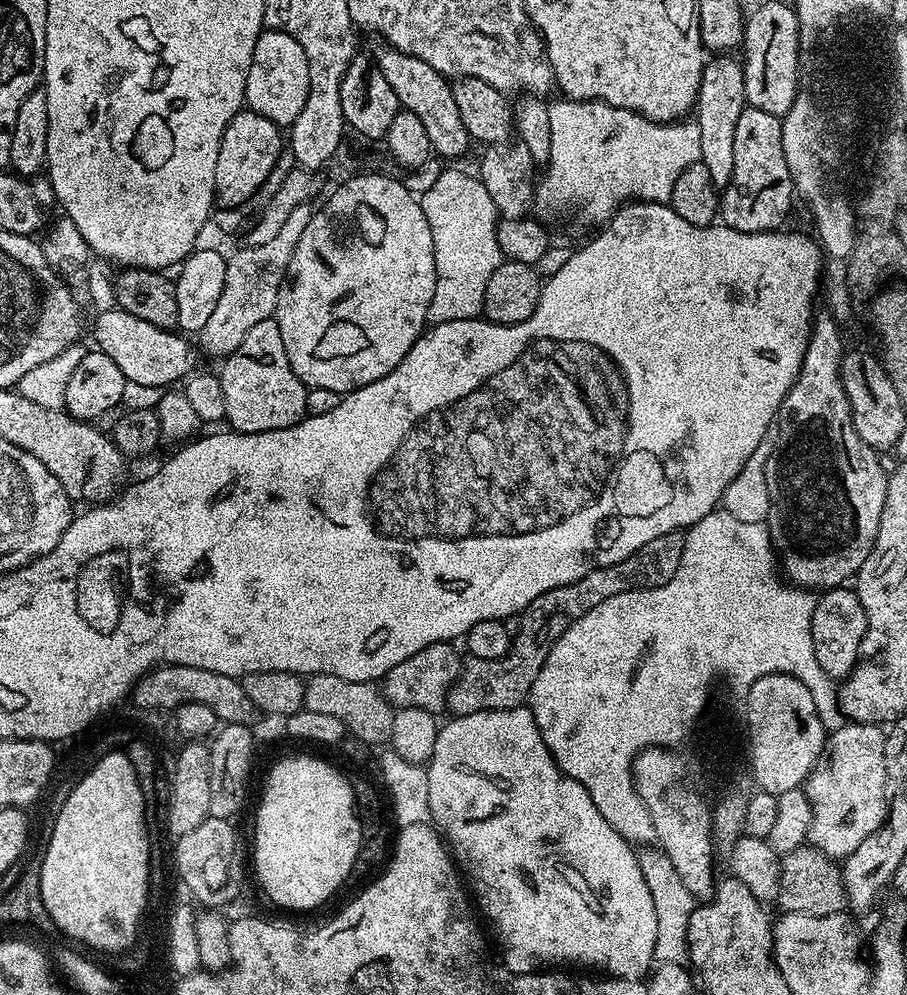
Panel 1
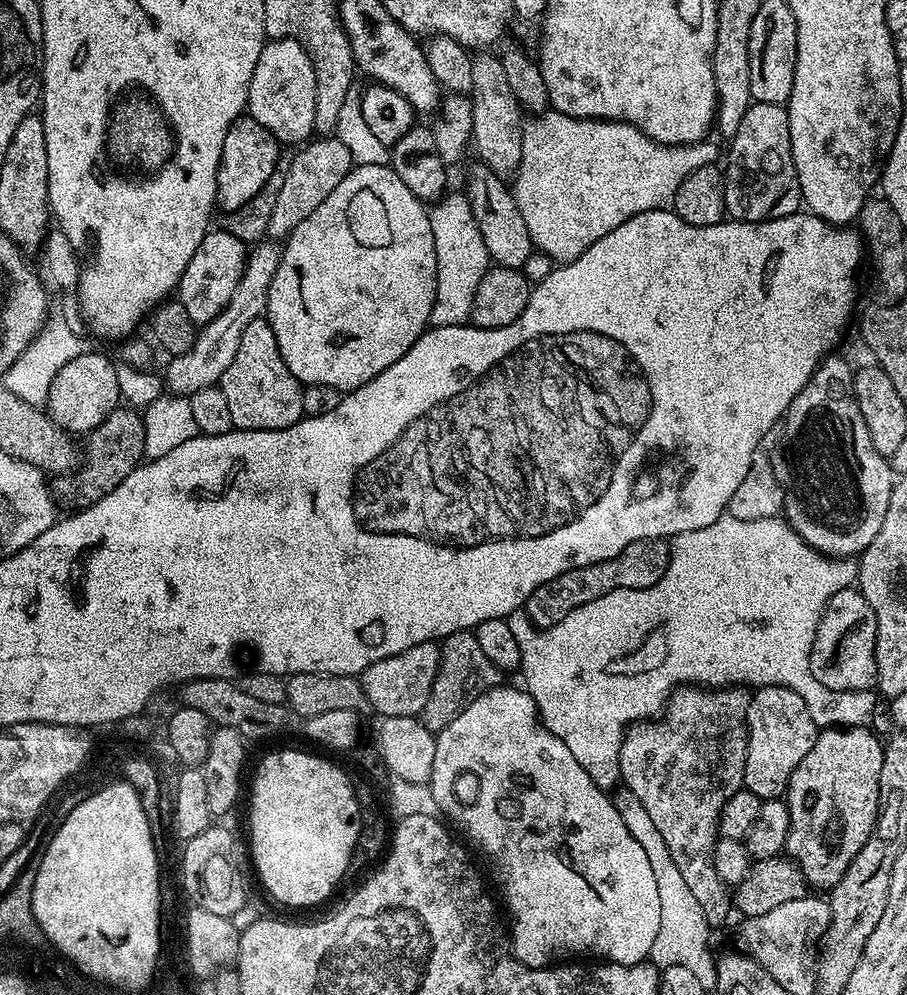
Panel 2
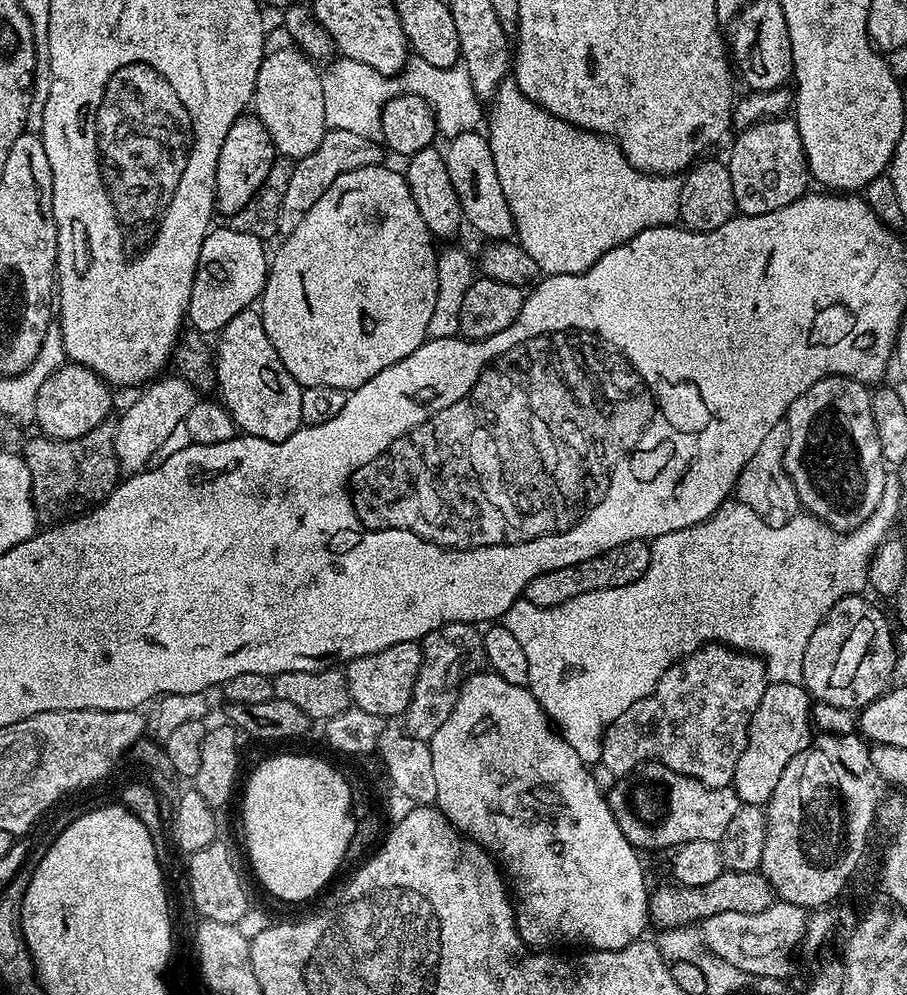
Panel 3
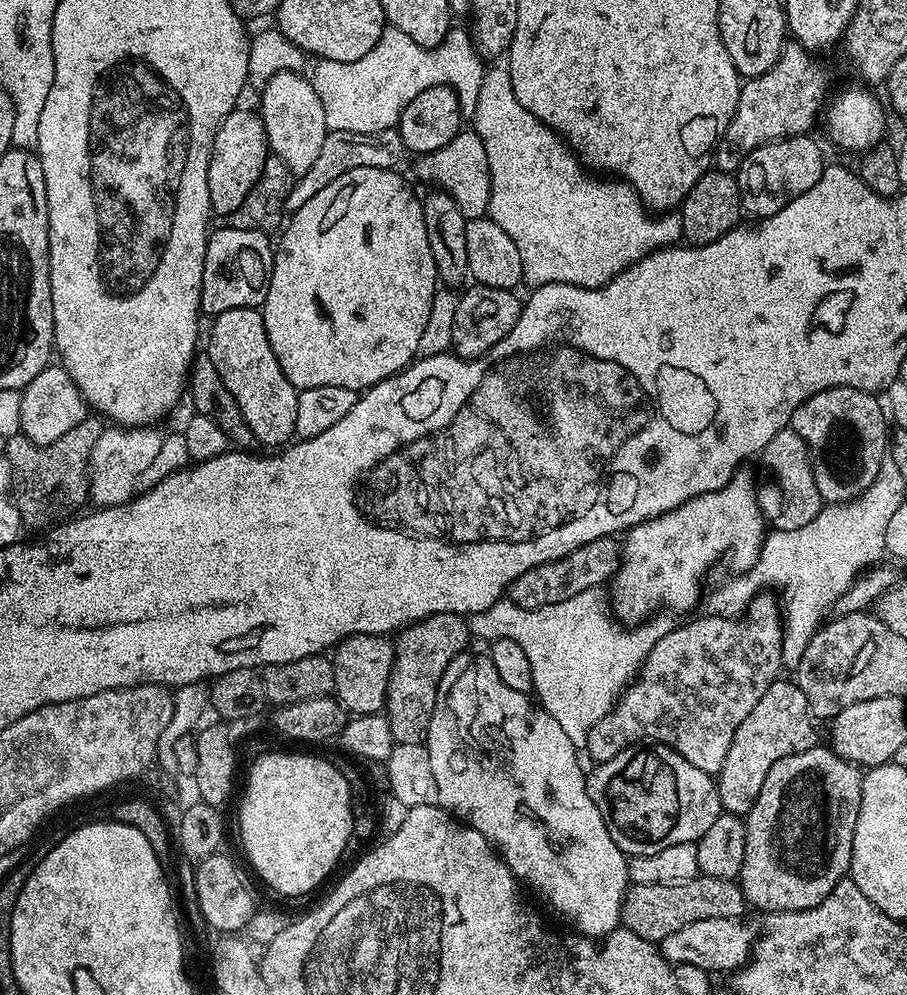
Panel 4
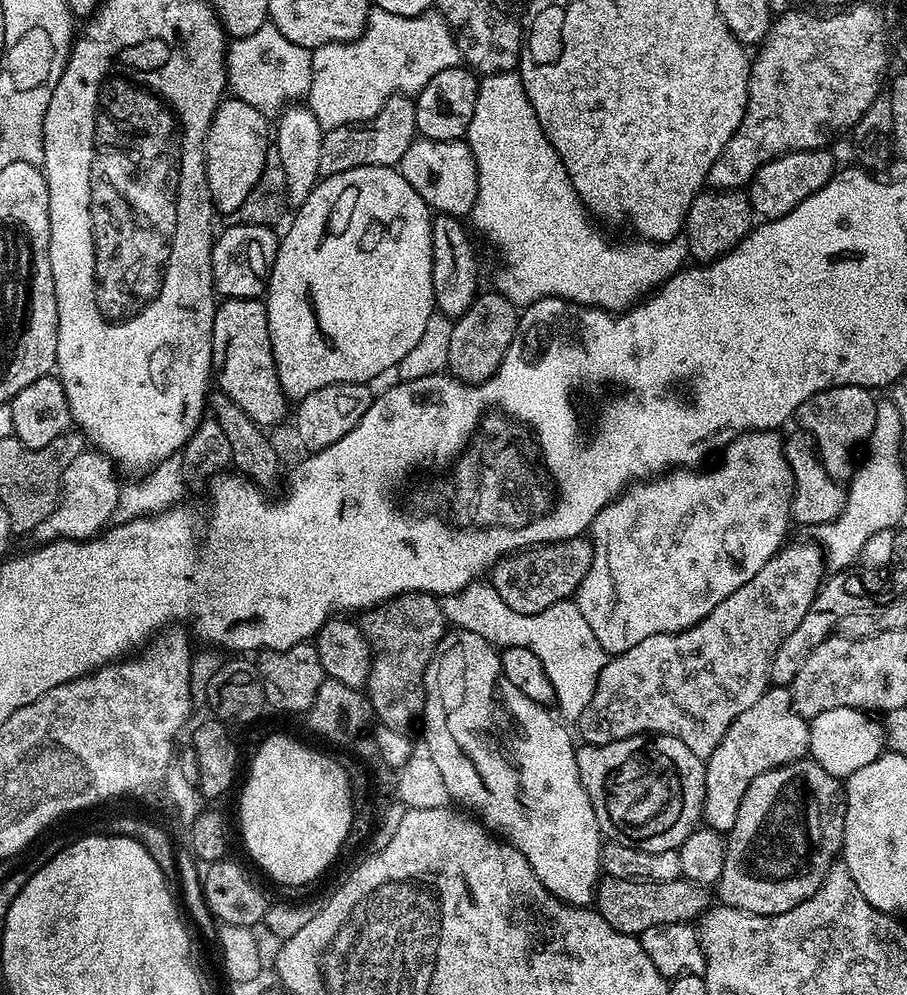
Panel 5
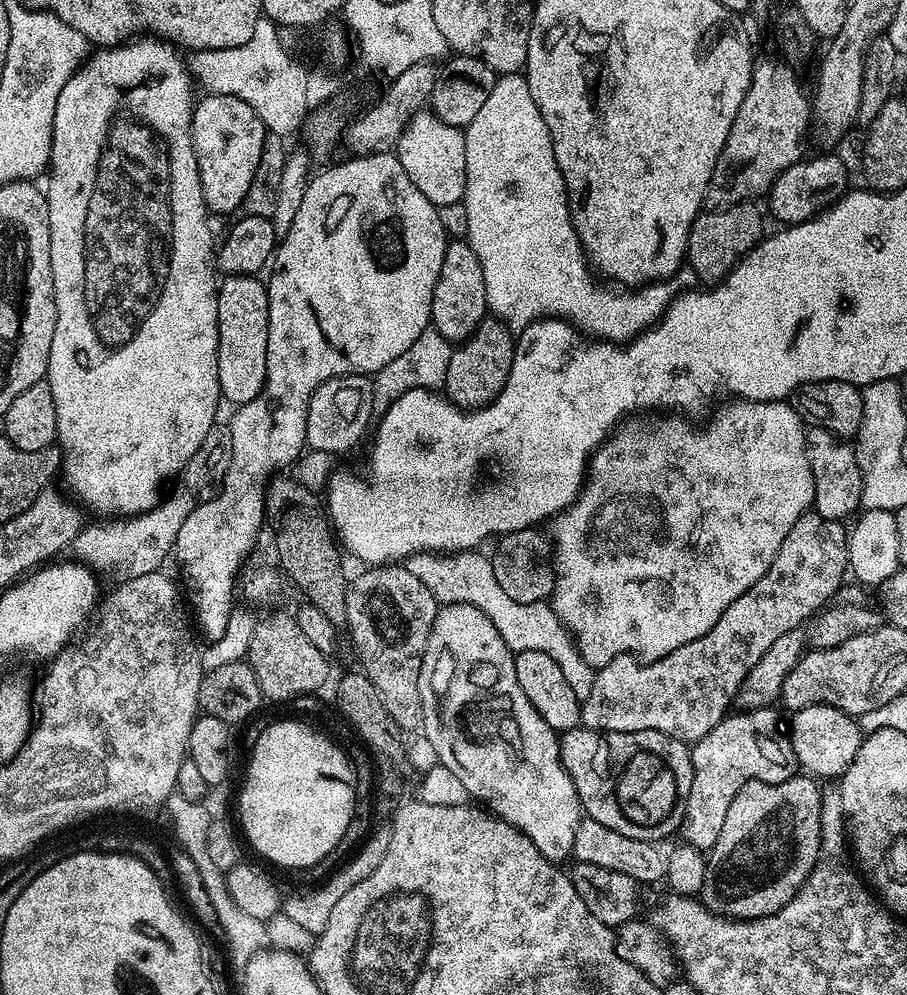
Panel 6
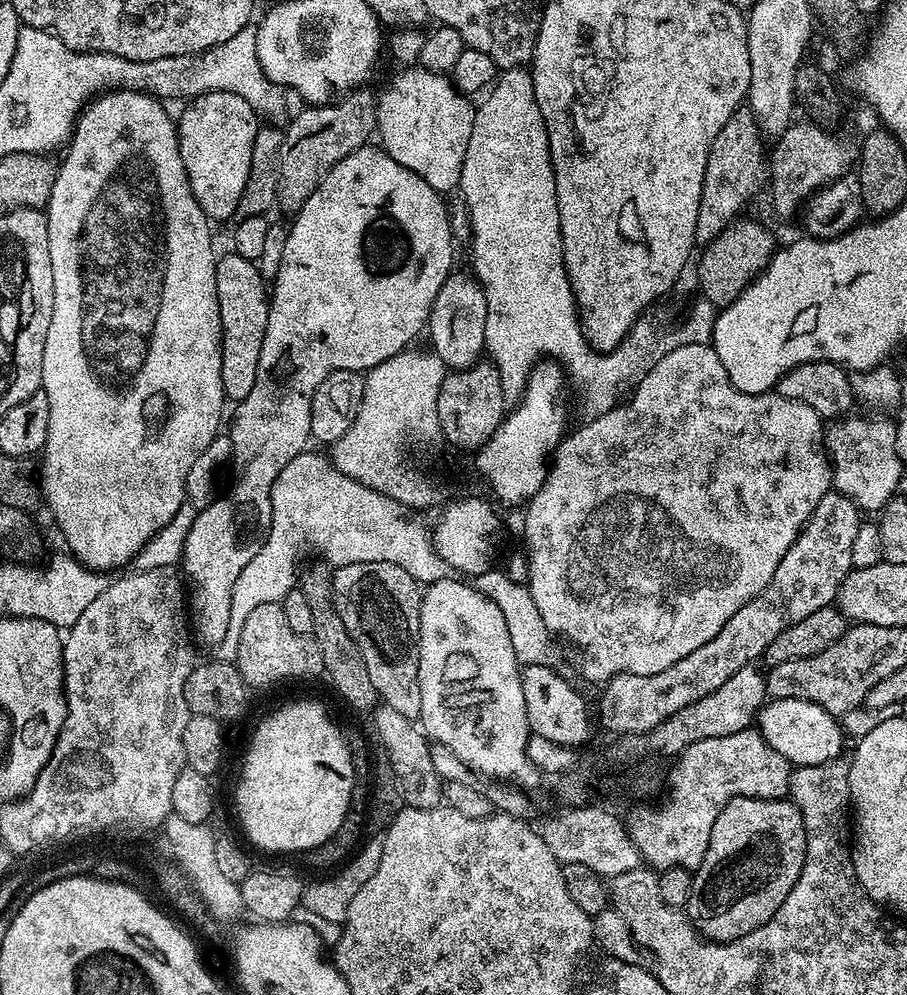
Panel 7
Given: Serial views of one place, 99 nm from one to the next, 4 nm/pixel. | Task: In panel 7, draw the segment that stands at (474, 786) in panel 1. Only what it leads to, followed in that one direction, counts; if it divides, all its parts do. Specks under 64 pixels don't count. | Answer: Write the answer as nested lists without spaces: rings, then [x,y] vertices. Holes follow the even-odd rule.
[[[445,578],[427,585],[423,589],[420,598],[420,661],[418,662],[418,682],[420,683],[420,693],[422,694],[422,710],[420,711],[419,723],[423,731],[427,733],[432,740],[442,742],[442,746],[450,746],[458,758],[471,768],[473,773],[480,772],[484,778],[491,778],[496,782],[515,782],[519,787],[525,790],[532,790],[532,787],[542,779],[541,773],[530,762],[528,757],[528,738],[530,729],[528,719],[526,718],[526,702],[522,699],[522,682],[520,681],[521,665],[516,661],[514,646],[510,642],[510,630],[506,630],[506,618],[502,618],[502,610],[489,598],[484,596],[471,583],[463,584],[460,580]]]

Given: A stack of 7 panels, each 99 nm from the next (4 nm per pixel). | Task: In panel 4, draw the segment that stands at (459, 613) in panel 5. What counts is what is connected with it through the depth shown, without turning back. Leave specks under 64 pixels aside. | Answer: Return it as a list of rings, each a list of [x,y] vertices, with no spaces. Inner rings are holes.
[[[591,588],[574,594],[574,598],[566,598],[566,602],[539,606],[515,604],[501,598],[470,620],[473,633],[488,632],[489,641],[510,638],[522,646],[526,658],[530,658],[535,699],[562,726],[566,738],[578,750],[587,749],[594,722],[616,705],[625,688],[636,679],[658,638],[666,638],[674,627],[673,617],[668,614],[656,614],[635,626],[621,627],[607,611],[603,612],[606,596],[602,593],[600,588]]]

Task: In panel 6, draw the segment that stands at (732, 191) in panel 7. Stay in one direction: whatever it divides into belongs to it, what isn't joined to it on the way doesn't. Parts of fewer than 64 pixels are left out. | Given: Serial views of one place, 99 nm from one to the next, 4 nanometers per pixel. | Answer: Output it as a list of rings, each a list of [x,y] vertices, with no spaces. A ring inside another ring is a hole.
[[[757,59],[752,65],[752,81],[746,90],[746,98],[742,98],[742,106],[738,106],[734,126],[730,126],[726,146],[722,146],[722,154],[710,178],[706,197],[709,209],[752,202],[757,199],[755,196],[763,197],[771,188],[772,183],[780,177],[782,170],[798,163],[805,155],[804,135],[808,132],[808,123],[811,125],[814,120],[813,101],[809,93],[808,96],[804,93],[804,88],[800,85],[799,78],[796,77],[799,76],[797,69],[779,59],[776,60]]]

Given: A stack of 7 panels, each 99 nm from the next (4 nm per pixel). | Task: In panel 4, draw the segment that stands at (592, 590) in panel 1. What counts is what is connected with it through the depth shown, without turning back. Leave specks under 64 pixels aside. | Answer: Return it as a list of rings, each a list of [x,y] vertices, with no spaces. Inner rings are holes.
[[[611,536],[594,538],[594,542],[586,542],[586,546],[578,546],[578,550],[574,550],[554,562],[534,566],[530,570],[526,570],[526,574],[518,574],[515,582],[508,585],[507,599],[513,600],[515,604],[539,606],[566,602],[566,598],[574,598],[574,594],[582,594],[582,590],[600,588],[607,580],[609,583],[619,570],[620,550],[621,545]],[[434,614],[400,629],[394,640],[396,657],[384,703],[390,734],[397,744],[424,744],[427,741],[440,679],[448,663],[469,647],[468,636],[470,632],[465,621],[454,614]]]

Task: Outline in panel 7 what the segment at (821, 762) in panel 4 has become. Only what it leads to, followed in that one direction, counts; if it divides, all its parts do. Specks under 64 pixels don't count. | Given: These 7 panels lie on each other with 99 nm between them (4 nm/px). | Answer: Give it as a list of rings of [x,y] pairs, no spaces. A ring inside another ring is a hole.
[[[739,796],[726,802],[718,818],[714,818],[706,858],[702,858],[692,878],[690,898],[686,905],[689,920],[705,940],[715,940],[718,944],[750,934],[750,930],[770,922],[770,918],[778,914],[778,906],[786,902],[786,894],[794,890],[794,882],[798,882],[798,874],[802,874],[802,862],[806,862],[806,826],[798,806],[791,799],[767,800]]]

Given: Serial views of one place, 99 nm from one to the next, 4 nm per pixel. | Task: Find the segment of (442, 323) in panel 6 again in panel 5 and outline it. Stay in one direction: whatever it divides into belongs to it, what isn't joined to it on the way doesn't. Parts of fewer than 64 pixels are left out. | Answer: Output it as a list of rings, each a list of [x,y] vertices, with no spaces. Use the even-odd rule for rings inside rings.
[[[459,216],[432,217],[432,281],[436,308],[442,314],[458,317],[476,301],[481,291],[480,264],[476,261],[476,248],[464,229],[465,221]]]

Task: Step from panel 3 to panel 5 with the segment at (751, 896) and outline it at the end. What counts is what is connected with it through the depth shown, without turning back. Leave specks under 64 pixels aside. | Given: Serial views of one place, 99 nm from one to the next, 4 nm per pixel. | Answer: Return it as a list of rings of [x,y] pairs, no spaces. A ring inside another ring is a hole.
[[[604,878],[596,885],[594,908],[606,922],[610,922],[610,926],[614,926],[614,930],[639,937],[641,932],[650,930],[650,926],[687,924],[703,916],[710,907],[708,892],[705,885],[683,878],[674,882]]]

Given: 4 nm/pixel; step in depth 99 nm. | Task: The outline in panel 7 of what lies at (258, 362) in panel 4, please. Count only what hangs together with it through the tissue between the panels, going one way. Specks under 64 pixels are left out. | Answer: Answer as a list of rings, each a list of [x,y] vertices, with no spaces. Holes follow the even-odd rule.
[[[228,250],[225,256],[223,253],[217,259],[216,285],[220,311],[222,386],[225,397],[229,401],[238,402],[250,394],[254,378],[258,378],[258,358],[262,355],[262,338],[266,338],[270,292],[257,265],[242,258],[235,250]]]

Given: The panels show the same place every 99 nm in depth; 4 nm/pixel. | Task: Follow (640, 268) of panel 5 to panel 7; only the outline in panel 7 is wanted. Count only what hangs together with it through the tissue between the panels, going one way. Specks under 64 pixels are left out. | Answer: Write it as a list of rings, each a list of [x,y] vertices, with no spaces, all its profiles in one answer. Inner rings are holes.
[[[524,66],[503,69],[487,89],[484,98],[476,108],[474,130],[470,130],[458,192],[464,195],[468,220],[472,223],[471,271],[486,294],[486,354],[502,378],[502,394],[508,402],[519,401],[523,396],[528,376],[541,360],[551,358],[559,362],[571,387],[573,384],[580,395],[579,419],[587,422],[615,408],[621,397],[656,365],[657,360],[679,344],[711,344],[718,310],[709,300],[697,299],[697,304],[692,308],[692,328],[676,328],[672,332],[671,314],[657,307],[638,317],[626,338],[614,350],[597,352],[592,348],[580,325],[580,309],[576,307],[576,295],[572,292],[564,265],[560,211],[548,131],[534,98],[531,71]]]

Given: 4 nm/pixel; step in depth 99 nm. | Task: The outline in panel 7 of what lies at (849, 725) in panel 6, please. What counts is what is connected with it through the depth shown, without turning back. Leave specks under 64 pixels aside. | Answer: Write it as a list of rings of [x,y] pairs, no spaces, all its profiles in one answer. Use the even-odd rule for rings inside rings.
[[[798,698],[769,699],[759,711],[758,730],[766,743],[774,746],[774,750],[778,750],[778,754],[782,754],[782,758],[789,760],[796,768],[841,759],[843,752],[840,751],[846,742],[841,721],[837,717],[831,716],[814,702]]]

